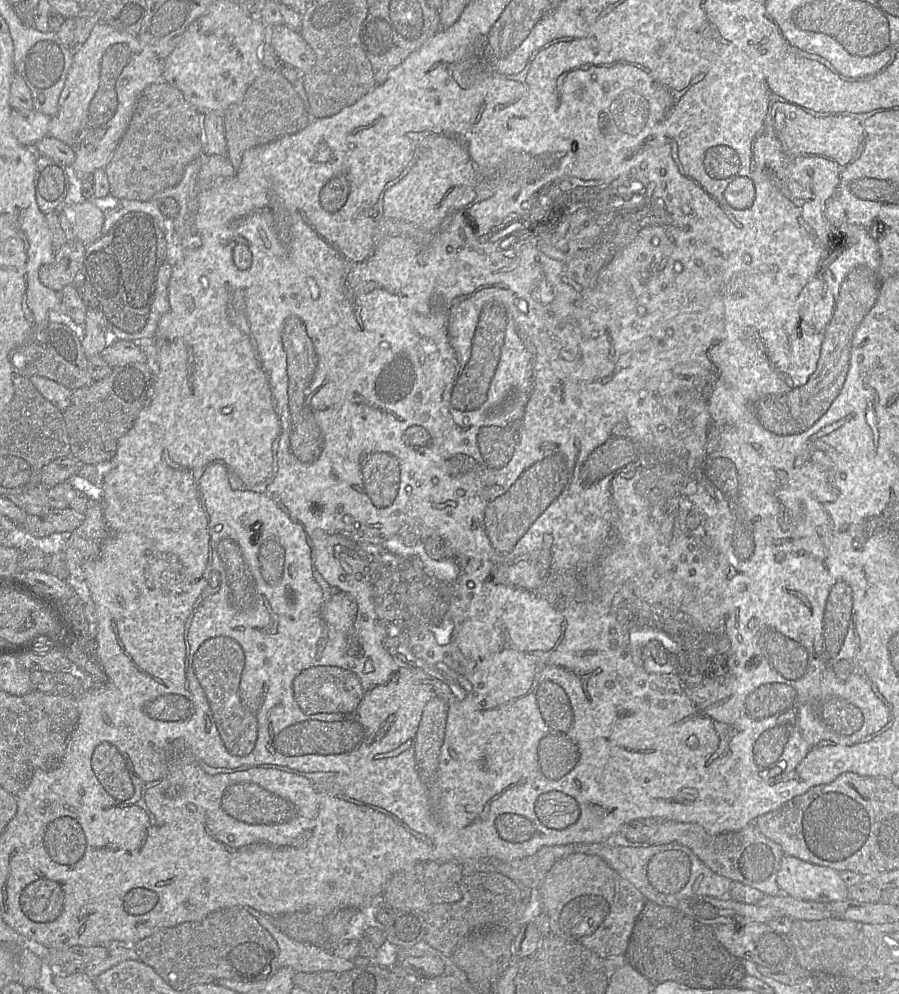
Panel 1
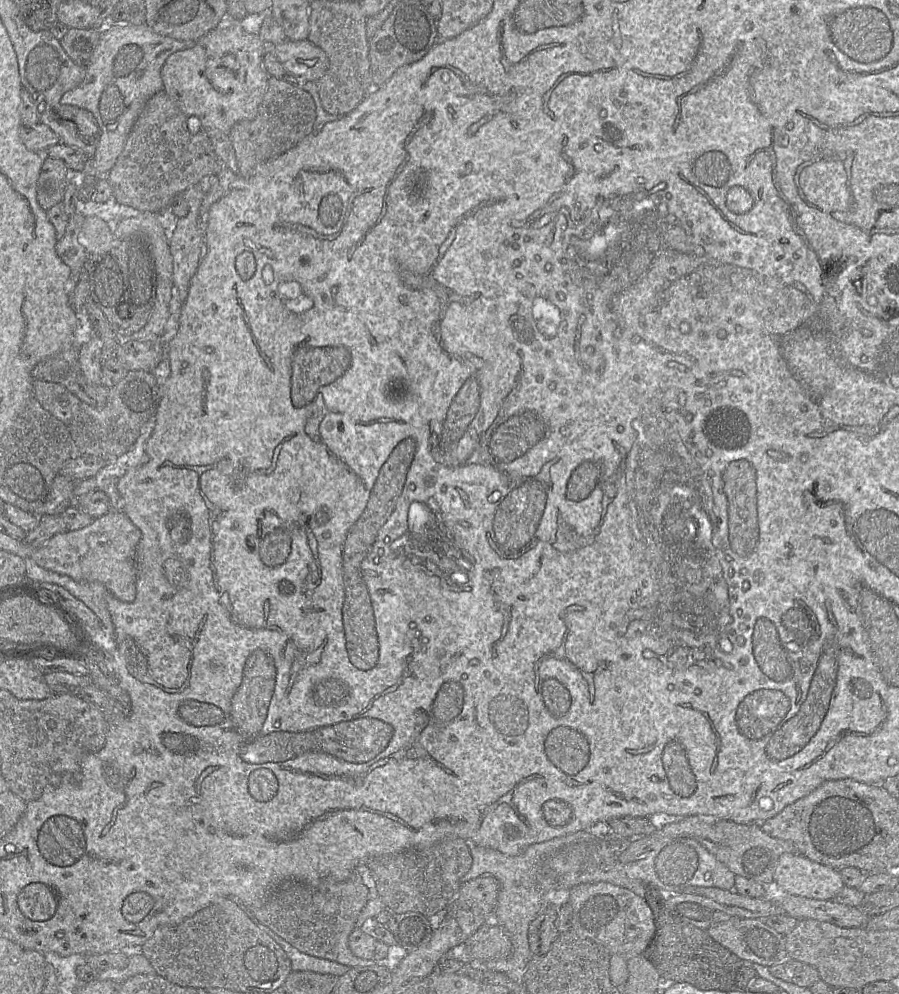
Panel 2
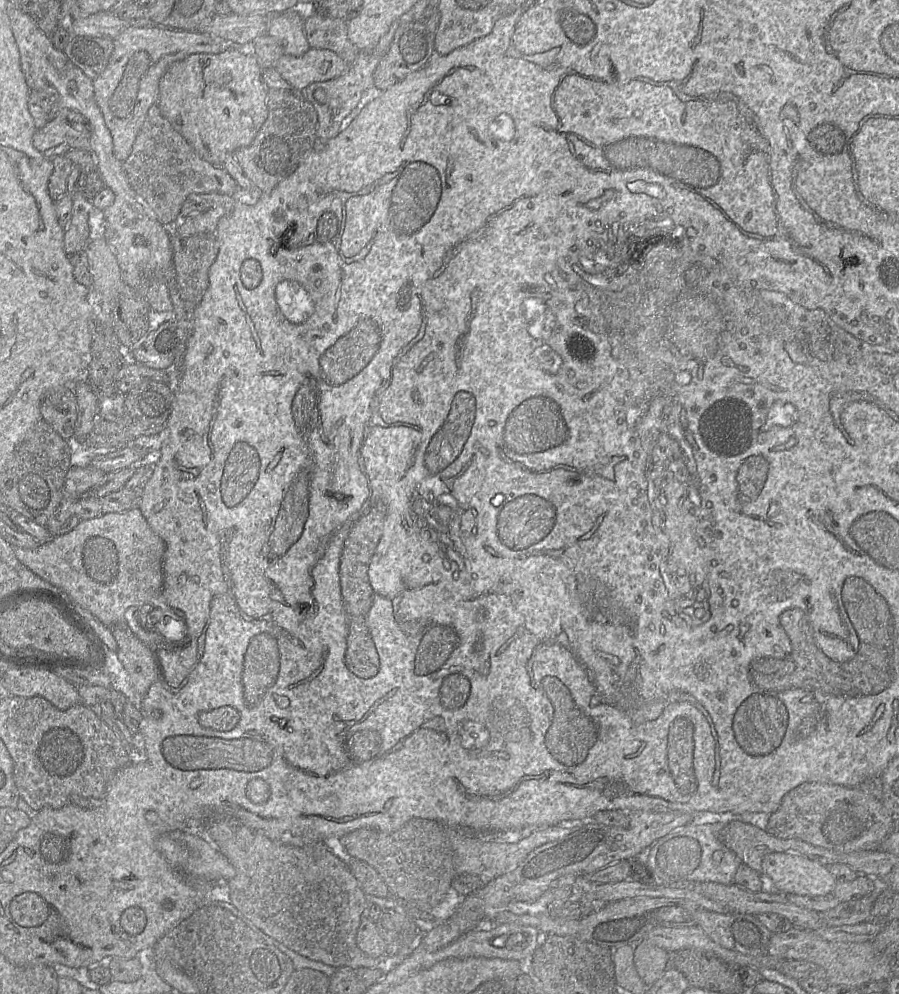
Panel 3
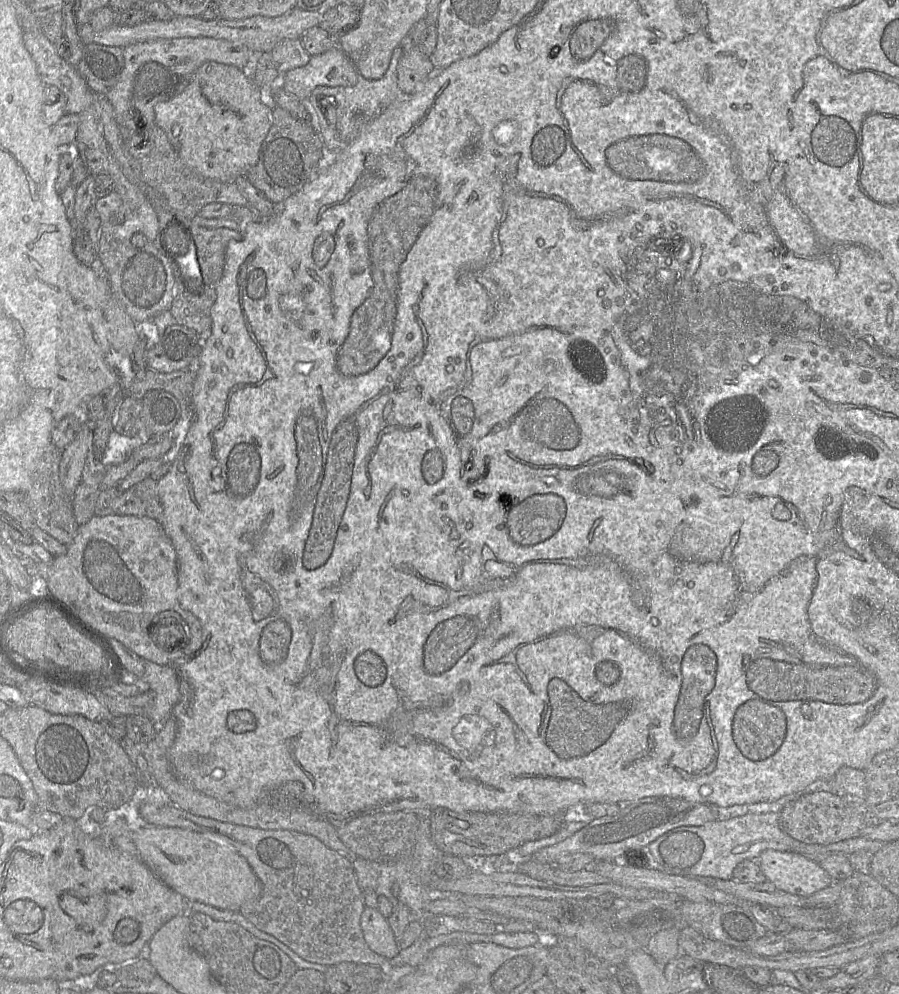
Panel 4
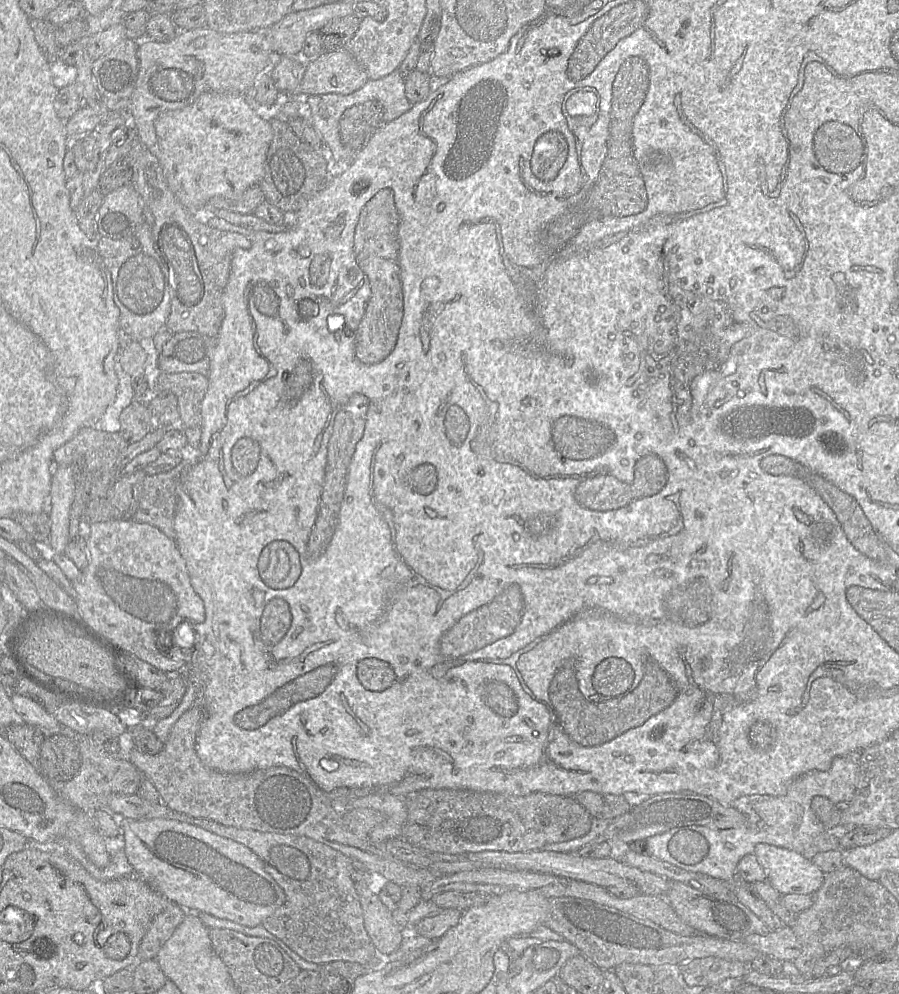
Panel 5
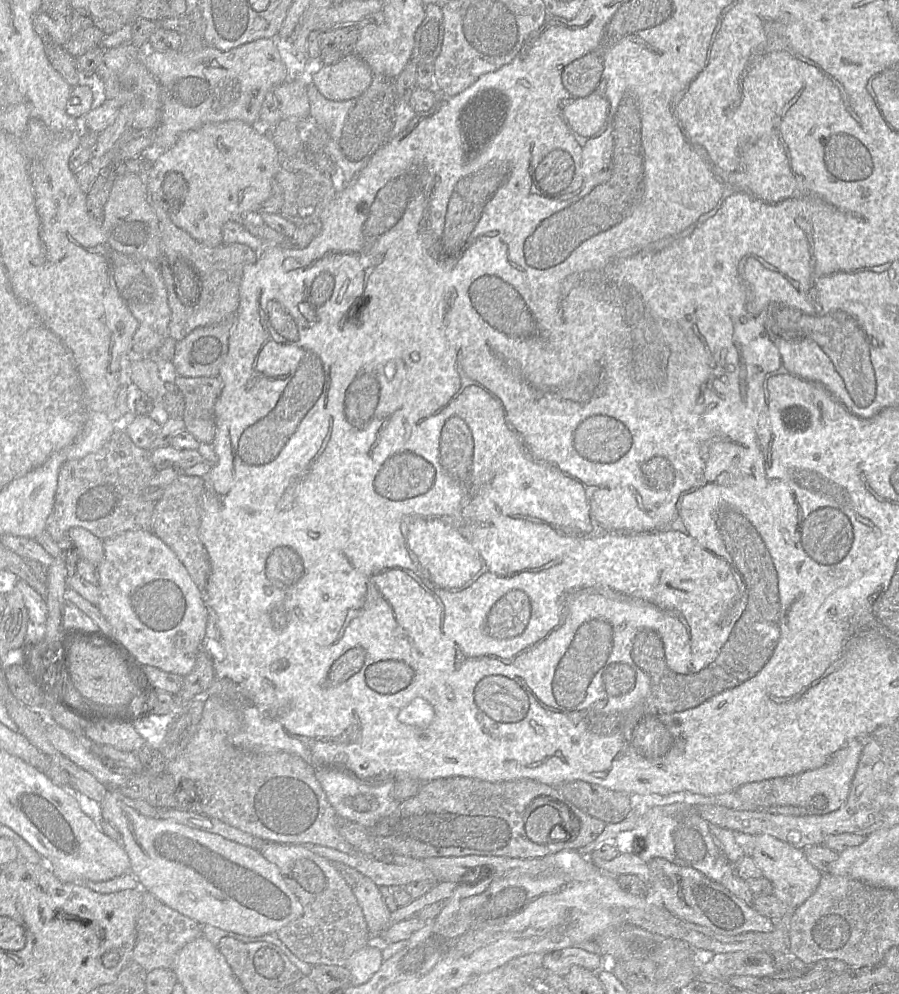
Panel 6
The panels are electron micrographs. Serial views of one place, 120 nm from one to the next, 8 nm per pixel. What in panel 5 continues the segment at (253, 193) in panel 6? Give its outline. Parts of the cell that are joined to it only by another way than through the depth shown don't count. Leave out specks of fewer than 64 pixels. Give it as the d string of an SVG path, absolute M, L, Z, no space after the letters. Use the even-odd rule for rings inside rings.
M205 92L201 94L196 101L180 110L166 111L161 113L155 121L155 129L158 137L156 146L156 156L162 166L163 174L167 180L169 188L192 214L203 219L206 213L207 202L215 196L225 196L229 198L239 197L247 189L253 186L259 186L265 174L265 163L270 144L273 139L273 130L269 120L259 115L254 105L245 97L238 94L228 94L219 92Z

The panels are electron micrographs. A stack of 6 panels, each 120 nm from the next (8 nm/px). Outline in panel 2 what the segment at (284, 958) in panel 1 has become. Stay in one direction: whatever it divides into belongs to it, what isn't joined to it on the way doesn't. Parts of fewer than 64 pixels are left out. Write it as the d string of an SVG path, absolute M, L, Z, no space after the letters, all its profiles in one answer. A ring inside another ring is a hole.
M247 915L247 917L283 949L291 961L292 971L311 971L319 974L330 974L340 977L351 969L346 965L331 960L302 953L261 922L257 924L249 915Z

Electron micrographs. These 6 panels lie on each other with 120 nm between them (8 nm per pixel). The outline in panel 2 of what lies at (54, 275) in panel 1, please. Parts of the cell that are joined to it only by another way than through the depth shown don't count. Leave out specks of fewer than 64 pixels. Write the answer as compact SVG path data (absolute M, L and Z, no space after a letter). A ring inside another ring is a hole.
M80 212L69 218L64 236L56 243L56 253L70 268L71 272L79 272L87 259L87 252L79 242L85 216Z

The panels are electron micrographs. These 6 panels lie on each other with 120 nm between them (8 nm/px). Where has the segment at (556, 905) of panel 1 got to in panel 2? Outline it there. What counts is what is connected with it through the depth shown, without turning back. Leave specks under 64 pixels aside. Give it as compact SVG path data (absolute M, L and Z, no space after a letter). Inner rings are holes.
M609 882L583 883L570 889L571 931L582 939L602 945L610 954L643 955L652 942L656 925L646 900L629 888Z

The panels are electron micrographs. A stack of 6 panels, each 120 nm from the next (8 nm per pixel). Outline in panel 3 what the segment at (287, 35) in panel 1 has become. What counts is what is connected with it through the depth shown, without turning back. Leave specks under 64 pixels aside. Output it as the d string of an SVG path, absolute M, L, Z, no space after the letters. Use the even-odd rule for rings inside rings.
M310 48L299 57L283 54L275 68L295 91L302 91L311 83L342 76L348 71L349 66L329 49Z

